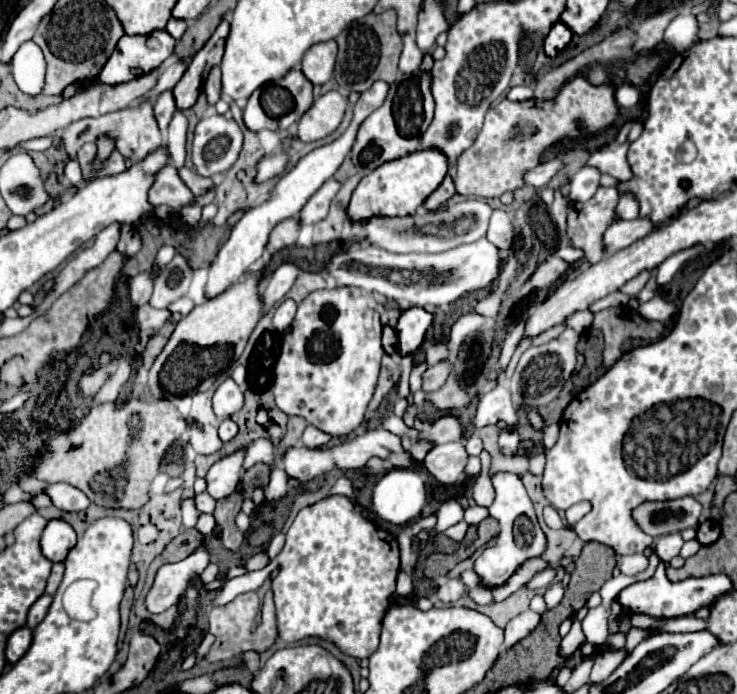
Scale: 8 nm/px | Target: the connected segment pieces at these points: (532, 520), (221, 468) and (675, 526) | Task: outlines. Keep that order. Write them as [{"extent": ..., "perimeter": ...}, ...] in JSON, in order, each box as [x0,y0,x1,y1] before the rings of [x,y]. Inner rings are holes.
[{"extent":[474,476,548,588],"perimeter":[[[492,476],[492,484],[496,488],[496,498],[492,502],[490,516],[494,516],[500,522],[500,532],[494,538],[494,544],[486,546],[484,552],[474,562],[474,572],[480,578],[480,584],[484,588],[498,588],[508,582],[508,578],[526,562],[532,558],[540,558],[546,552],[548,540],[542,532],[534,506],[526,494],[526,488],[520,480],[520,476]]]},{"extent":[206,448,246,500],"perimeter":[[[238,448],[232,454],[220,458],[208,472],[206,482],[208,482],[208,494],[216,500],[222,500],[230,496],[240,480],[240,468],[246,456],[246,448]]]},{"extent":[634,496,702,538],"perimeter":[[[686,496],[674,502],[658,502],[658,504],[640,504],[634,510],[634,520],[638,526],[658,538],[672,532],[682,532],[684,528],[696,528],[702,514],[702,506],[692,498]]]}]

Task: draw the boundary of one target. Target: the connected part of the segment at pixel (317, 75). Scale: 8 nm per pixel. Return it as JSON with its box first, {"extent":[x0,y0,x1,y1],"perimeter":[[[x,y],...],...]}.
{"extent":[302,42,336,84],"perimeter":[[[318,42],[308,48],[302,58],[302,72],[312,84],[326,84],[332,78],[334,62],[336,62],[336,42]]]}

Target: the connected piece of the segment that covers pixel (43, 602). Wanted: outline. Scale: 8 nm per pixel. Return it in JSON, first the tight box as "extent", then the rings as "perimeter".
{"extent":[28,594,52,630],"perimeter":[[[44,594],[44,596],[40,596],[40,598],[34,602],[34,606],[32,606],[30,612],[28,612],[28,626],[30,626],[32,630],[44,620],[44,616],[48,614],[50,604],[52,604],[52,596],[50,596],[50,594]]]}

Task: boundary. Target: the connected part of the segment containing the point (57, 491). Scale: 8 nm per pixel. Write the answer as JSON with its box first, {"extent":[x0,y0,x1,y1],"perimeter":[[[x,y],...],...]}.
{"extent":[46,482,90,512],"perimeter":[[[64,482],[50,484],[46,494],[52,498],[56,508],[66,510],[66,512],[70,512],[70,510],[86,510],[88,504],[90,504],[88,496],[82,490],[70,486],[70,484],[64,484]]]}

